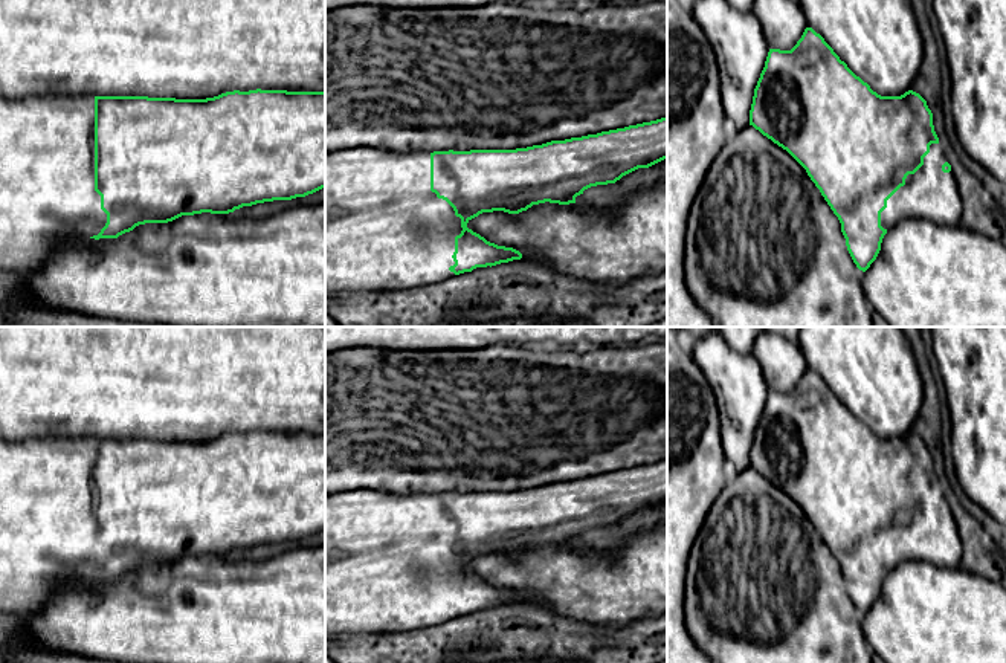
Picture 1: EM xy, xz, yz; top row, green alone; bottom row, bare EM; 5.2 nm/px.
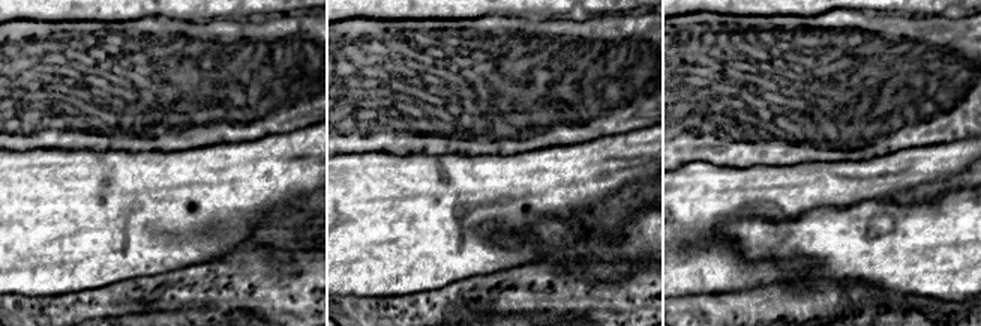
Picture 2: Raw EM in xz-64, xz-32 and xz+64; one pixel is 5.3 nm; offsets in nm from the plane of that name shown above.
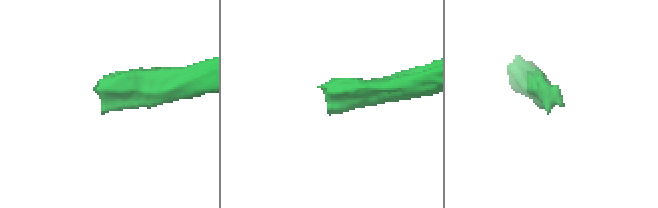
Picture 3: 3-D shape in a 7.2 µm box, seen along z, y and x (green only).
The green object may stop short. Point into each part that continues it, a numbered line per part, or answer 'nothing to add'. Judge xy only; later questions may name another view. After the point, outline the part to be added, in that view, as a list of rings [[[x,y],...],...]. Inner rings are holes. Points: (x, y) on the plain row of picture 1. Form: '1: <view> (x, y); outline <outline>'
1: xy (48, 535); outline [[[0,438],[0,613],[26,617],[41,611],[58,594],[58,584],[98,577],[107,565],[95,533],[95,438]]]

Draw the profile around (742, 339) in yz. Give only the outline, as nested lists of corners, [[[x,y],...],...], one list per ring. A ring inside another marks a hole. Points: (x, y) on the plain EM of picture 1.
[[[714,327],[728,345],[742,354],[753,354],[763,327]]]

